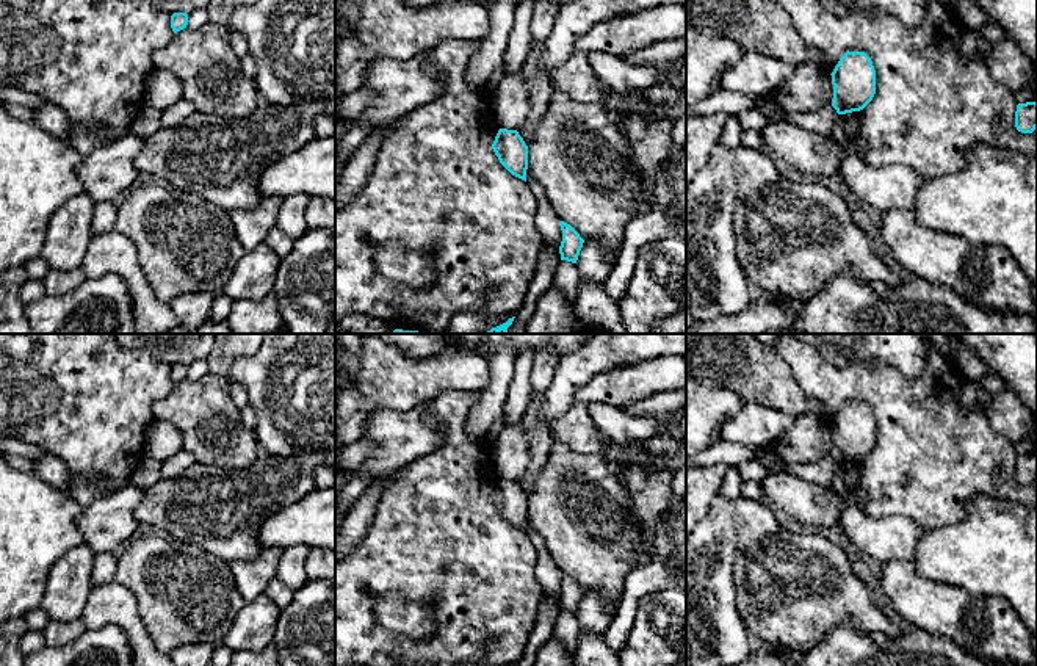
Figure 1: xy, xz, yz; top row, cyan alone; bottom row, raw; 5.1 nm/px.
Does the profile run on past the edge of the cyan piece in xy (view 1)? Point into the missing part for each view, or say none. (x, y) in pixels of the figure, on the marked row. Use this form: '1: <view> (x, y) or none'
1: none

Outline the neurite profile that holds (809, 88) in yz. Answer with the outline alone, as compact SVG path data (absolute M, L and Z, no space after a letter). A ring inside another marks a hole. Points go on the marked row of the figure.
M811 63L800 64L772 97L785 111L816 111L832 103L832 75Z

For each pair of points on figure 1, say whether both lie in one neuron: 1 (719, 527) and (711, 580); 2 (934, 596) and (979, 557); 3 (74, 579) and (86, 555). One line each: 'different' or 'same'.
1: same
2: different
3: same

